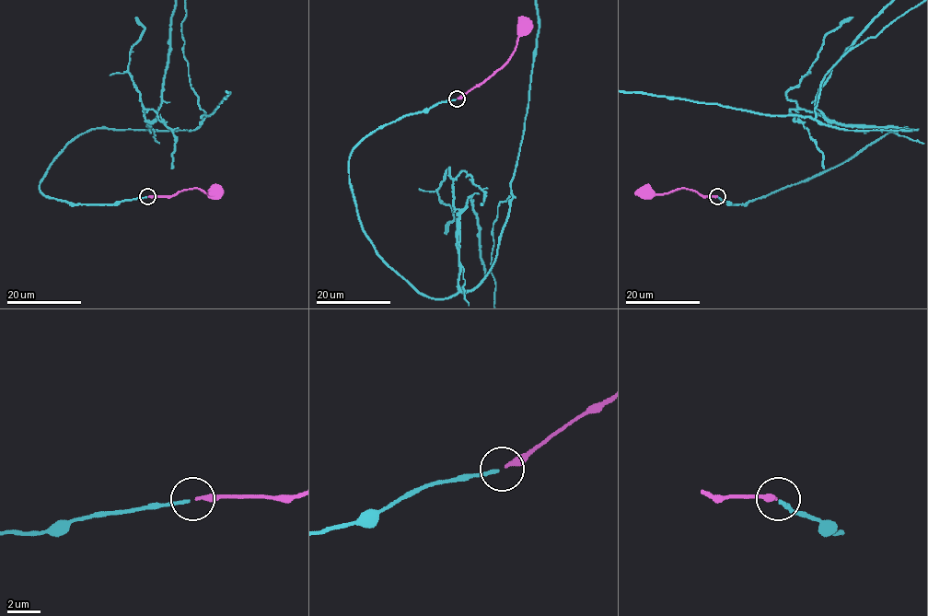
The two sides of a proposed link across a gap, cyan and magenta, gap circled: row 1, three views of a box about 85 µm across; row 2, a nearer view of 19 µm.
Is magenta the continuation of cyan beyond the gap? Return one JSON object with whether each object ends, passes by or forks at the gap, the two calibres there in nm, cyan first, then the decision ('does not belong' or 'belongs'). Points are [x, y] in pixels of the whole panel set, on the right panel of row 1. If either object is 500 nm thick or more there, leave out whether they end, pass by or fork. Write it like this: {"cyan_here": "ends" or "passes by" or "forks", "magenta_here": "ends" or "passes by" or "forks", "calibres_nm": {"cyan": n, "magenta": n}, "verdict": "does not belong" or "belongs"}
{"cyan_here": "ends", "magenta_here": "ends", "calibres_nm": {"cyan": 200, "magenta": 280}, "verdict": "belongs"}

